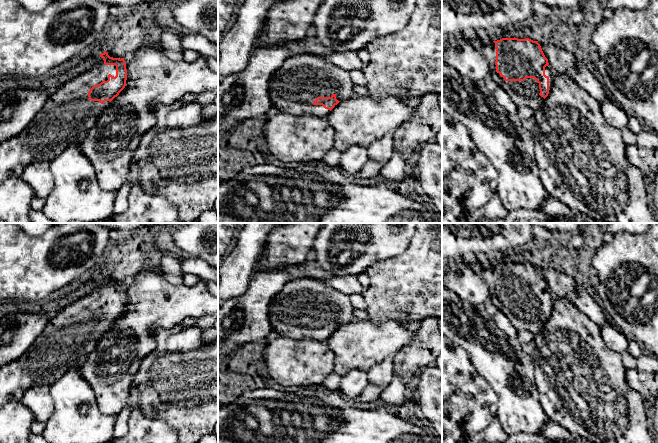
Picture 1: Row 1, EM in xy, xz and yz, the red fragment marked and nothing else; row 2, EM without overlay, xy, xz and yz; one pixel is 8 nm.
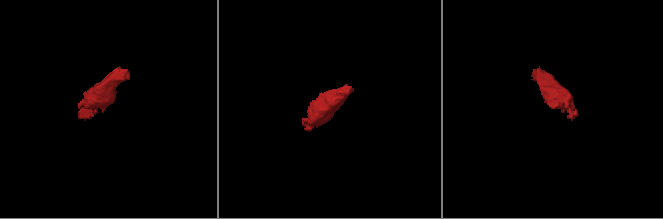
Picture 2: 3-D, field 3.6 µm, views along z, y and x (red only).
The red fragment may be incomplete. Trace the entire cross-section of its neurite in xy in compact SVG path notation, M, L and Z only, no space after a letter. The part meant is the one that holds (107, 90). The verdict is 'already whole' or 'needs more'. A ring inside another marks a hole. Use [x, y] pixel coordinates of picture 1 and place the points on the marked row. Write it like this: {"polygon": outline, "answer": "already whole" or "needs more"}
{"polygon": "M106 51L100 54L98 63L70 79L64 85L50 91L49 98L28 126L17 136L0 143L0 184L11 178L21 178L24 168L33 162L51 162L69 145L81 143L89 130L95 125L100 114L111 101L125 88L127 69L124 58L113 58Z", "answer": "needs more"}

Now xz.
{"polygon": "M301 53L286 58L273 73L268 92L273 111L326 118L339 102L358 96L354 92L354 86L350 73L333 65L324 56Z", "answer": "needs more"}

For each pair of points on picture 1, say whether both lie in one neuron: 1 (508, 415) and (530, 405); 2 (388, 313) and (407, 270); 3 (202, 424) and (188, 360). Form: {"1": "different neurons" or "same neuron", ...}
{"1": "same neuron", "2": "same neuron", "3": "same neuron"}

